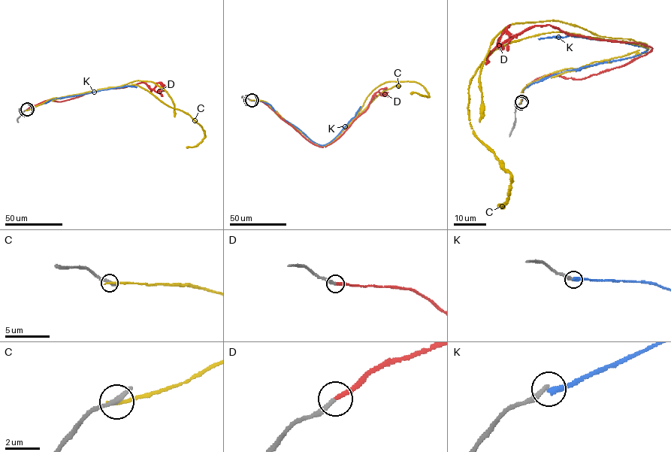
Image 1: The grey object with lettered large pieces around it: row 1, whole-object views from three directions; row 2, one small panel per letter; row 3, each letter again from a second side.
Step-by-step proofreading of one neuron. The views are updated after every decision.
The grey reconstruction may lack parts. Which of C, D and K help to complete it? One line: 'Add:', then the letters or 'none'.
Add: D

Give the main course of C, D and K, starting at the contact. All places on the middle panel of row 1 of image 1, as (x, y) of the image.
C: (250, 100), (267, 102), (279, 117), (321, 145), (335, 138), (379, 86), (414, 81), (428, 95), (410, 93)
D: (252, 100), (267, 104), (307, 140), (323, 147), (337, 139), (365, 110), (376, 92), (386, 92), (382, 93)
K: (252, 100), (269, 104), (279, 115), (321, 145), (334, 138), (360, 106)

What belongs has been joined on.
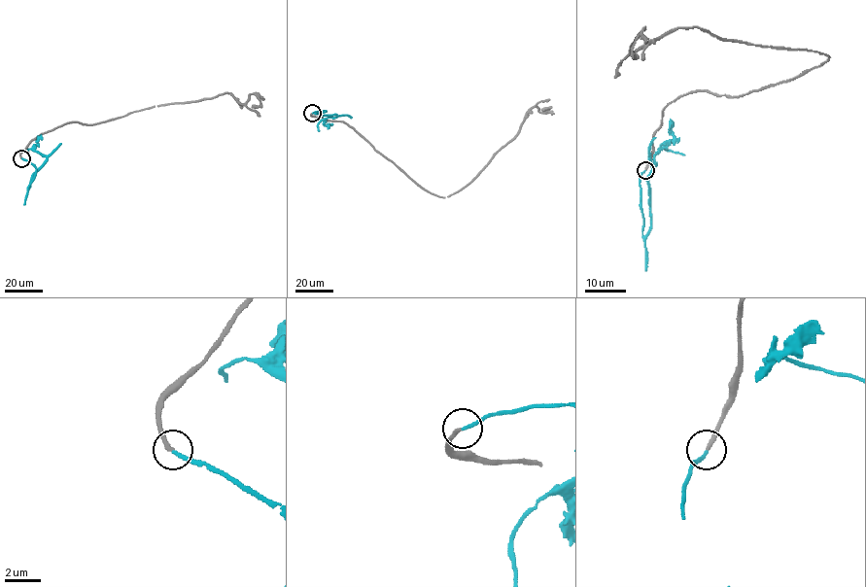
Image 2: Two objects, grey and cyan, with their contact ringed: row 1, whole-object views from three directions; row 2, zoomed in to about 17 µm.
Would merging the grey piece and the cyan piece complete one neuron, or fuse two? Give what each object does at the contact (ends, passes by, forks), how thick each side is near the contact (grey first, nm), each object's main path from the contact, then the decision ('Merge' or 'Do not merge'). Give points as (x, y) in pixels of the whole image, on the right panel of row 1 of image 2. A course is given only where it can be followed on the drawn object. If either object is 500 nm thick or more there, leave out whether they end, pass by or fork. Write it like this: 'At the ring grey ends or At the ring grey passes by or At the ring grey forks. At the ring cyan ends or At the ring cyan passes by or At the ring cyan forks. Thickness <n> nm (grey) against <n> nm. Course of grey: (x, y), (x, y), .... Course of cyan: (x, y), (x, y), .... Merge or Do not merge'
At the ring grey ends. At the ring cyan ends. Thickness 240 nm (grey) against 190 nm. Course of grey: (645, 169), (678, 97), (735, 97), (829, 56), (683, 27), (631, 51), (642, 30), (637, 57). Course of cyan: (645, 170), (640, 177), (643, 236), (650, 226), (648, 177), (653, 157), (675, 139), (670, 119). Merge

